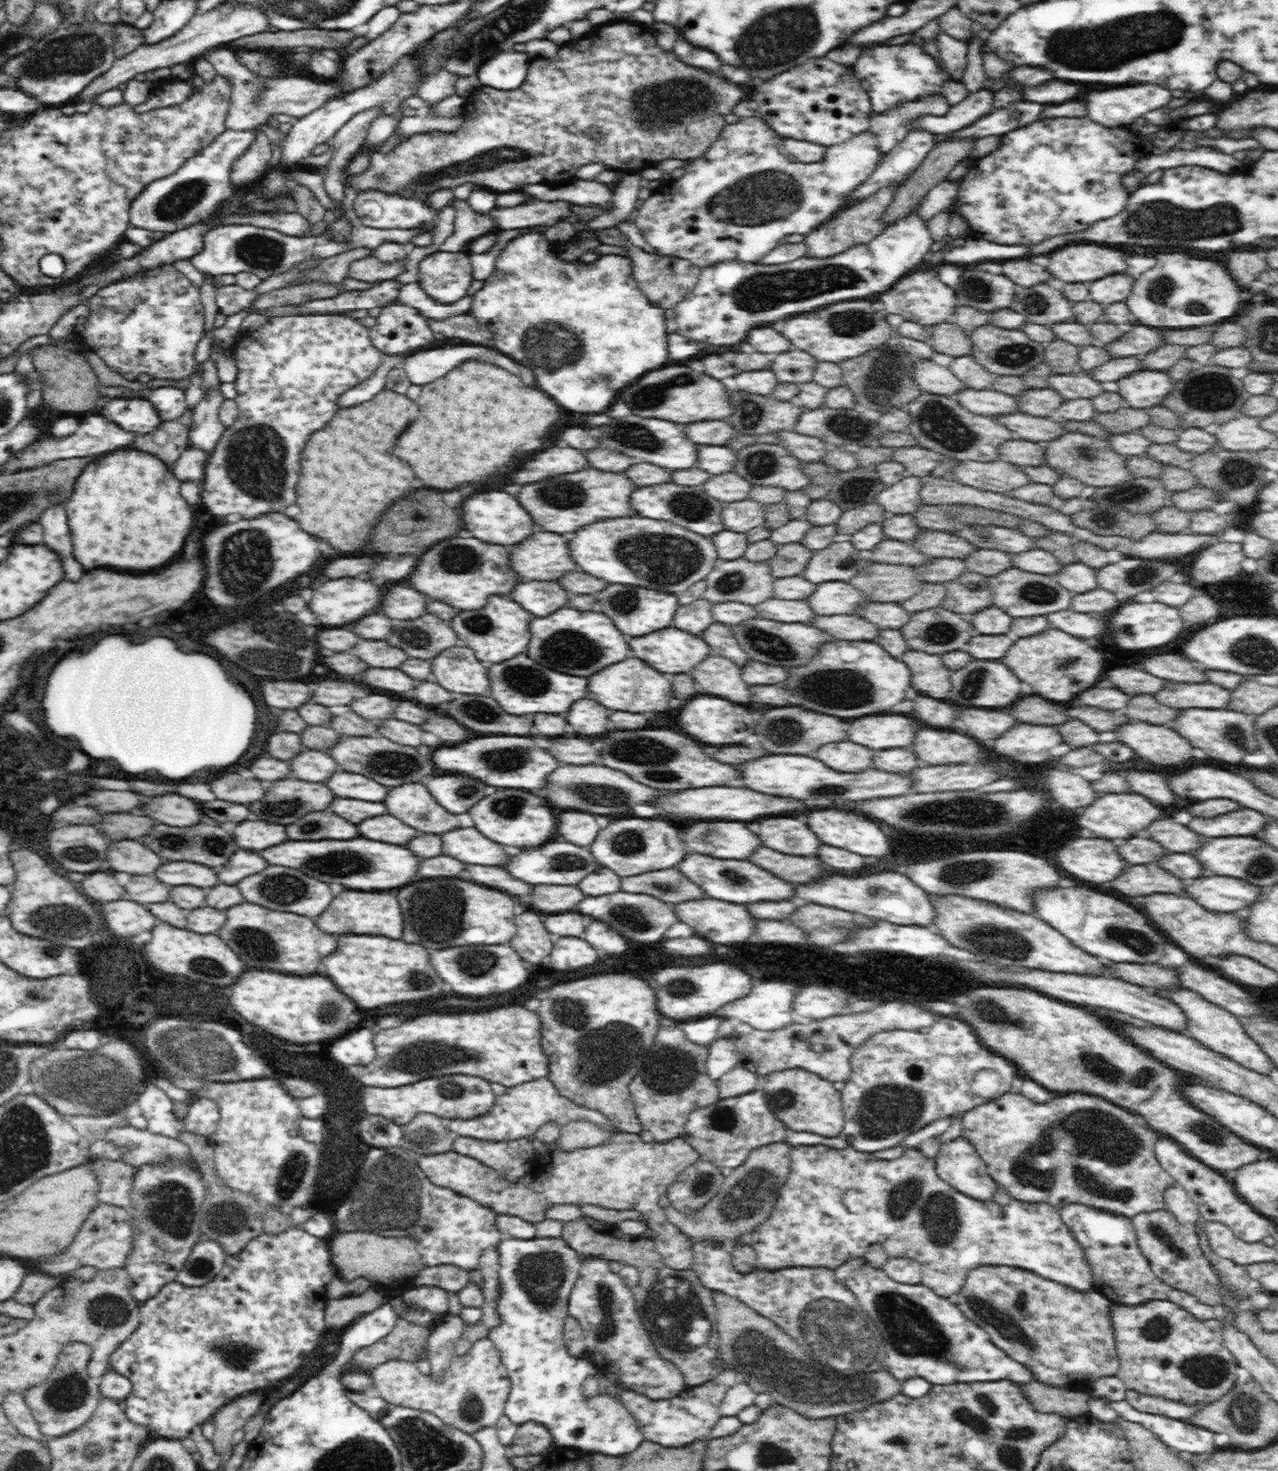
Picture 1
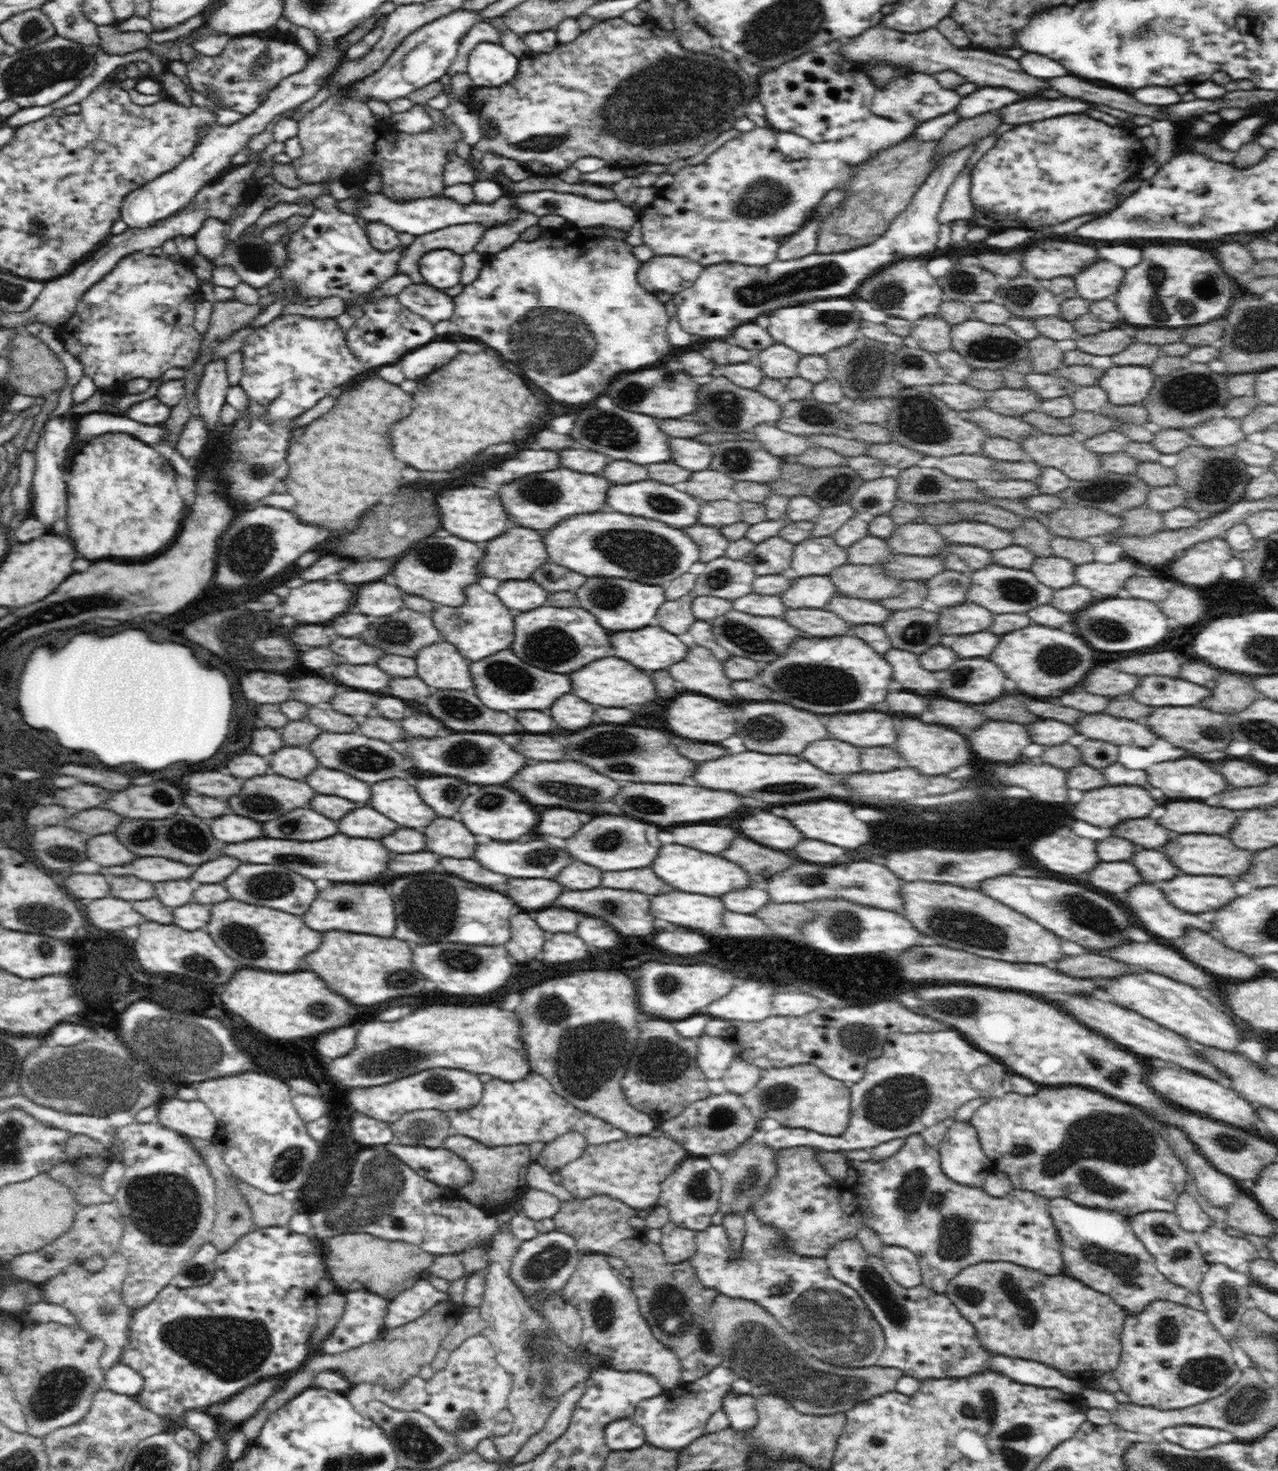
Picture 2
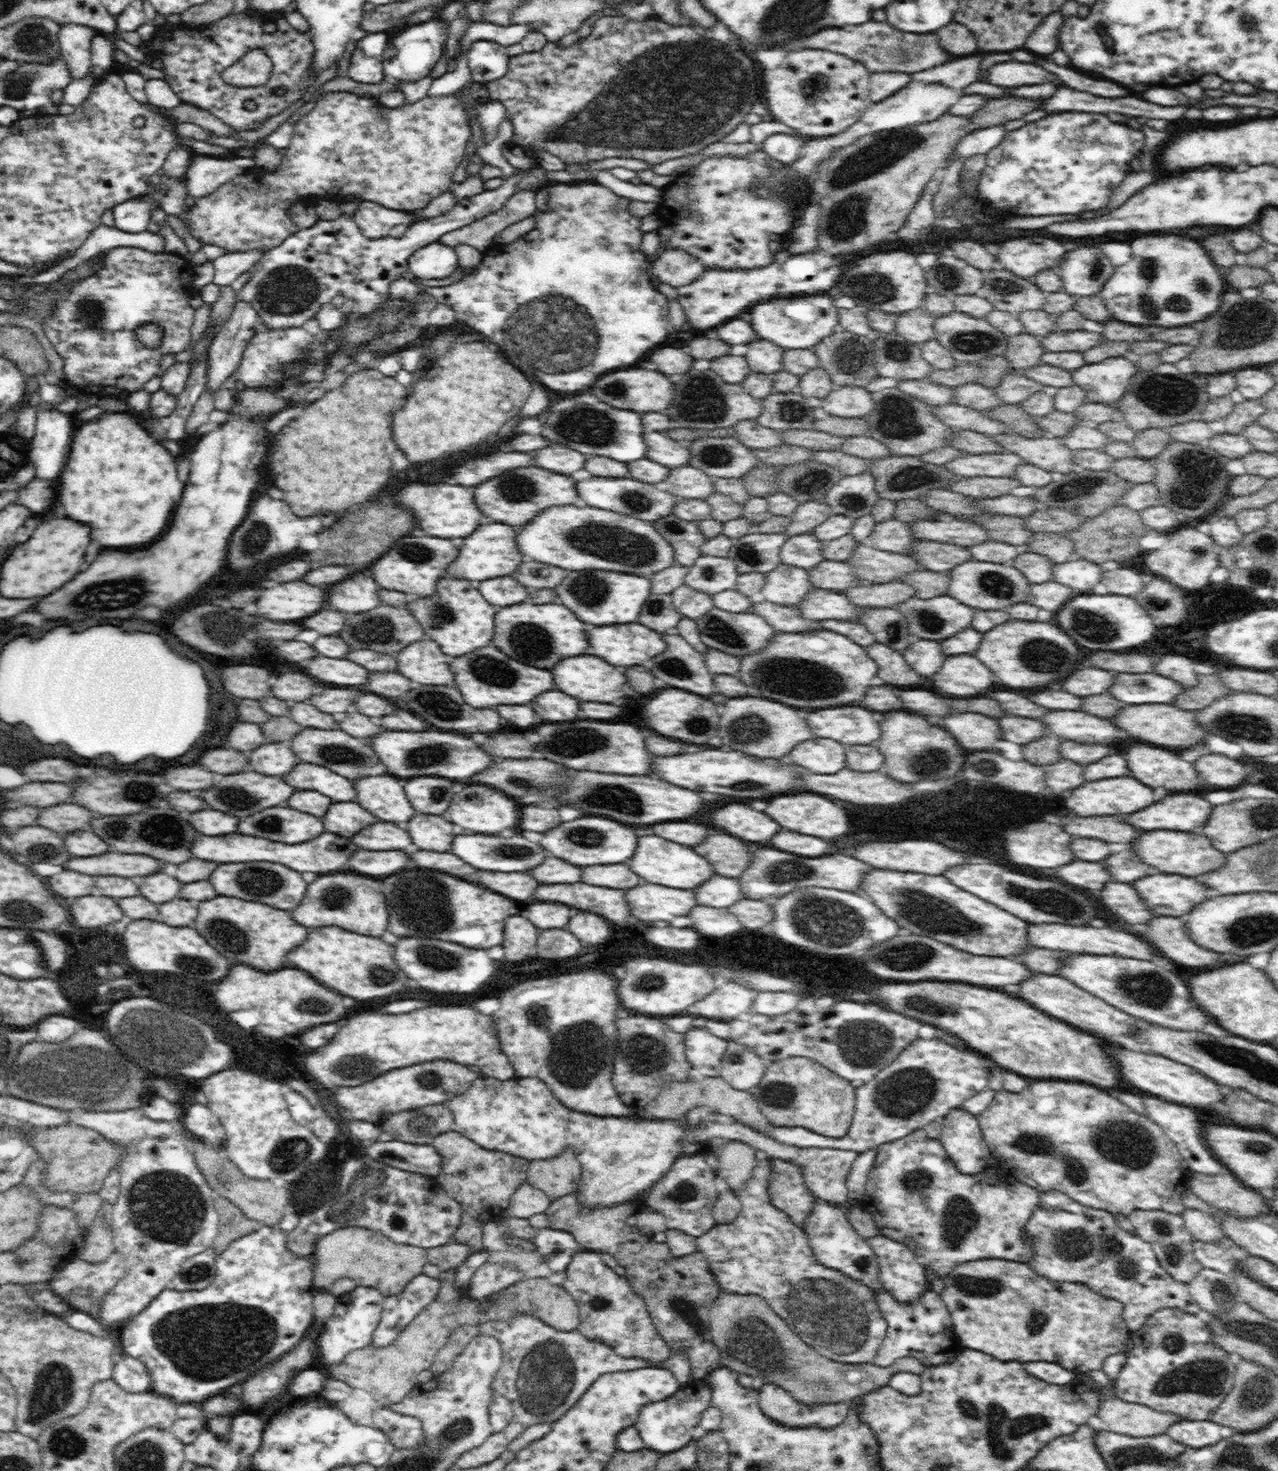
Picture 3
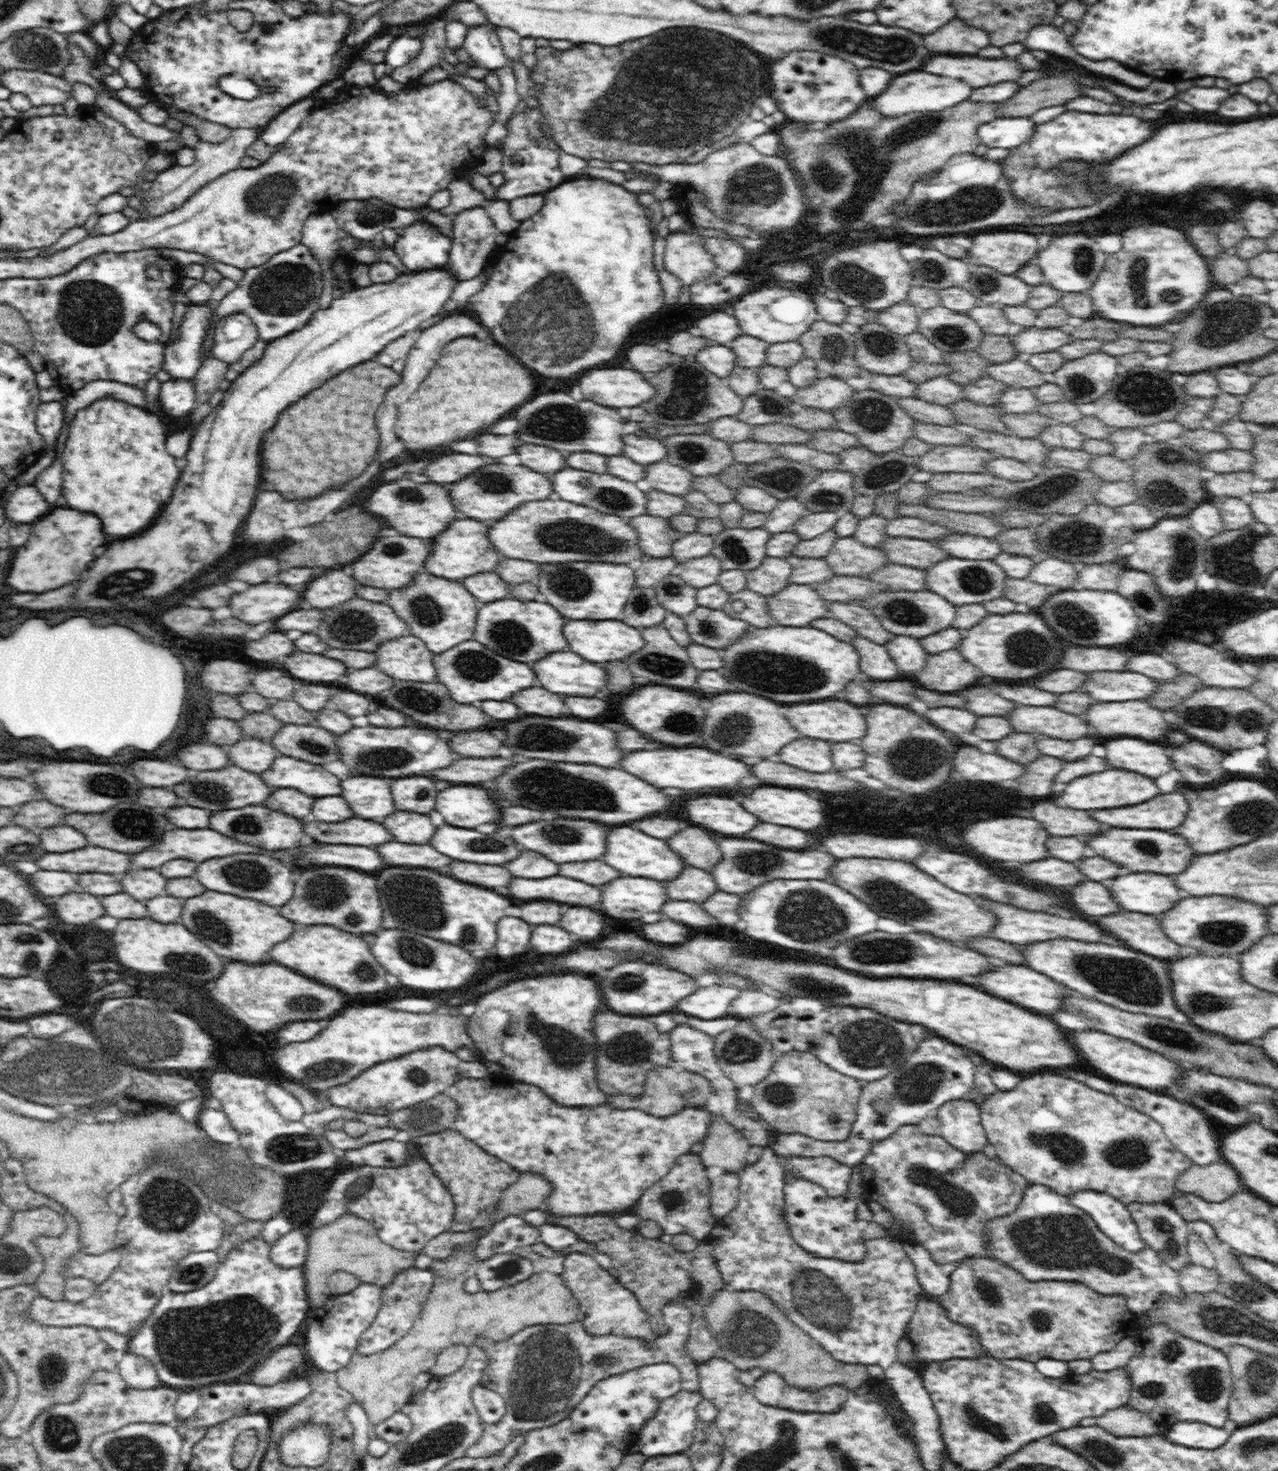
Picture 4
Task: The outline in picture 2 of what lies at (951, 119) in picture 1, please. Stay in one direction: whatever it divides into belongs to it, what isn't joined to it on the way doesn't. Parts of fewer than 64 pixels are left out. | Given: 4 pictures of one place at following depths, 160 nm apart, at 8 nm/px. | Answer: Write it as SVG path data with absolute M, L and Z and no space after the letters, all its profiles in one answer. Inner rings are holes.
M980 88L972 94L964 96L955 109L959 118L972 118L986 112L998 111L1006 104L1014 104L1032 98L1032 96L1016 96L1016 92L1008 92L1006 88Z

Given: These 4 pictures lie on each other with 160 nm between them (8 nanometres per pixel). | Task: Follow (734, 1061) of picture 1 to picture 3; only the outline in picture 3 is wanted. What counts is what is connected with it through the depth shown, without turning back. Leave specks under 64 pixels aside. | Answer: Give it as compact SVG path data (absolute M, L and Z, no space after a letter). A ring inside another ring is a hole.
M692 1028L684 1035L684 1055L688 1064L704 1077L720 1077L722 1056L726 1052L726 1039L719 1038L708 1030Z

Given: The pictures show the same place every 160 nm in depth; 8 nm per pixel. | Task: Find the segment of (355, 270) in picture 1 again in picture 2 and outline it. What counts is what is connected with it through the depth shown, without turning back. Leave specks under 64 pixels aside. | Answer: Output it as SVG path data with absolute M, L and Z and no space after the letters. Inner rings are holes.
M479 222L470 224L455 224L417 236L409 244L406 254L398 263L398 270L407 274L415 284L429 285L420 274L418 260L428 252L447 249L460 256L474 251L481 241L485 230L490 228Z

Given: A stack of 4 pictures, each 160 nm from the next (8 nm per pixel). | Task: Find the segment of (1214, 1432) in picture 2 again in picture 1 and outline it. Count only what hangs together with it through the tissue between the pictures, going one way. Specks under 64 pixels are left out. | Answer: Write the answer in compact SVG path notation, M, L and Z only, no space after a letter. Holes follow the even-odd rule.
M1098 1397L1104 1399L1108 1405L1119 1415L1120 1418L1128 1420L1132 1423L1140 1424L1147 1430L1150 1430L1156 1438L1158 1438L1166 1447L1176 1449L1180 1452L1191 1453L1192 1455L1200 1455L1203 1453L1212 1453L1218 1450L1214 1442L1214 1433L1206 1428L1201 1428L1199 1425L1185 1424L1183 1421L1167 1418L1166 1416L1158 1416L1151 1413L1142 1413L1135 1410L1128 1404L1126 1400L1110 1400L1109 1398Z

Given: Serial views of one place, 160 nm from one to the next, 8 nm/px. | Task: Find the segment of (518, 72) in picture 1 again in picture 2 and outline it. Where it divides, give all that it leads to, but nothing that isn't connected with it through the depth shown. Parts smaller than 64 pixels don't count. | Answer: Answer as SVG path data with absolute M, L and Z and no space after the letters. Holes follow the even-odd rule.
M483 41L468 54L466 72L476 87L500 87L514 76L517 64L501 45Z

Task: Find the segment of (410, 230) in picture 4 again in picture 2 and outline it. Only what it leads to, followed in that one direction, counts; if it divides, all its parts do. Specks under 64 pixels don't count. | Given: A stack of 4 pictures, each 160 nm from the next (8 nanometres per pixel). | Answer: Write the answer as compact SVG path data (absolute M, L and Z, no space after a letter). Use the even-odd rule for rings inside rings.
M447 249L428 252L418 260L420 274L434 288L456 286L463 270L463 257Z

